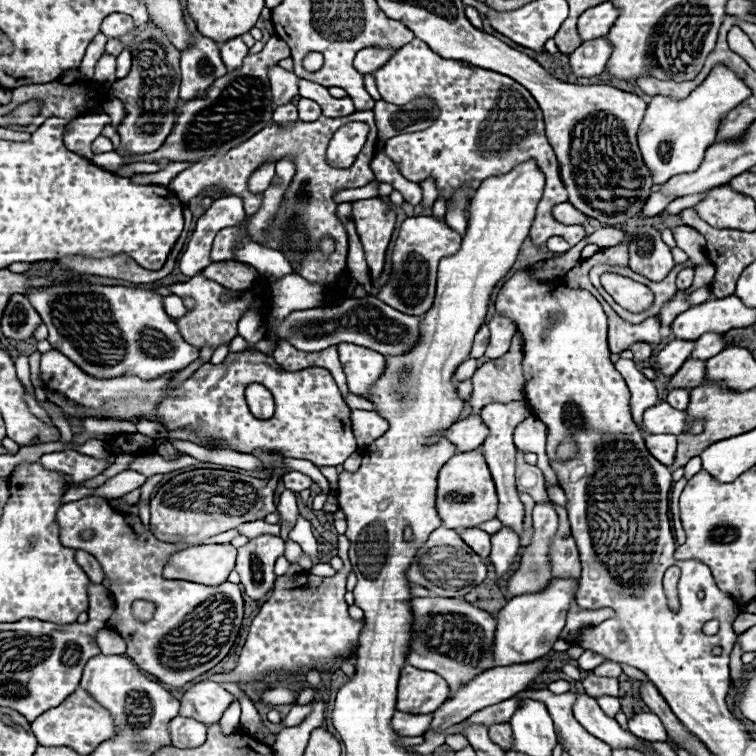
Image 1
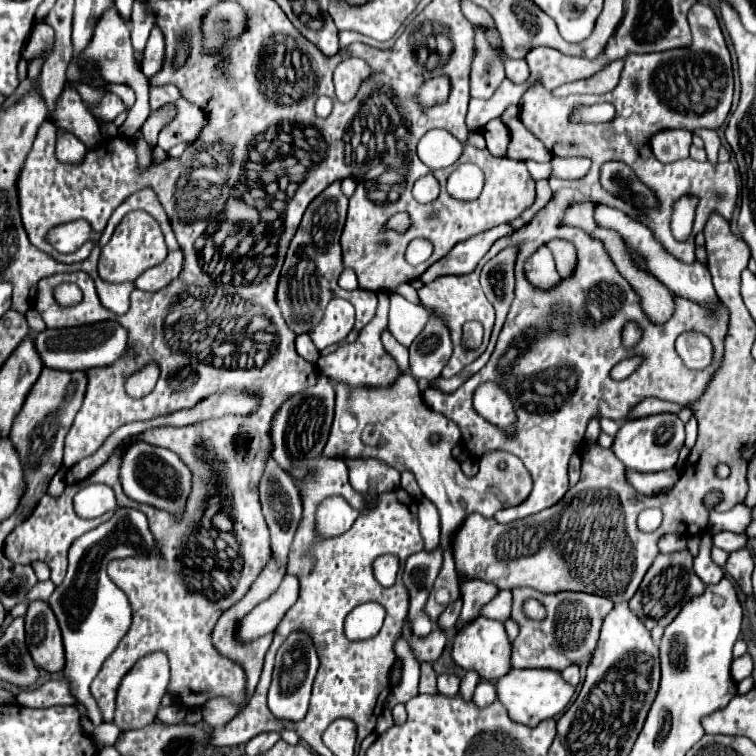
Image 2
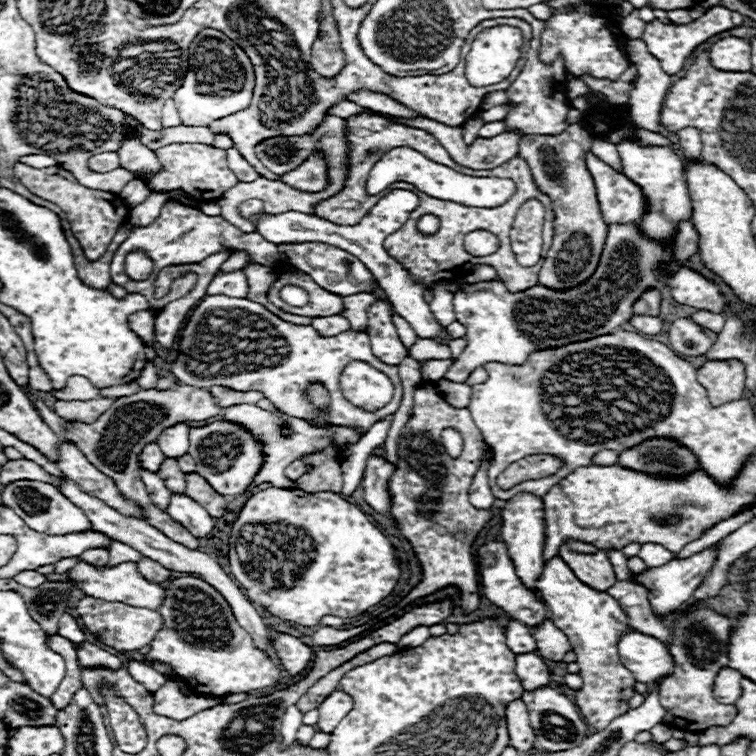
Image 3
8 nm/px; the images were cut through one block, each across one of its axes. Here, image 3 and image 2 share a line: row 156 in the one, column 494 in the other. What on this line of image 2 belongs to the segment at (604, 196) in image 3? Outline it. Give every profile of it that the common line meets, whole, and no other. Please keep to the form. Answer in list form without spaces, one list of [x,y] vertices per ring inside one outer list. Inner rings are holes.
[[[464,580],[464,582],[460,582],[460,590],[462,590],[464,606],[462,606],[462,614],[460,614],[452,634],[456,634],[462,626],[470,624],[472,620],[480,618],[482,606],[486,606],[498,594],[498,588],[494,584],[488,584],[482,580]]]

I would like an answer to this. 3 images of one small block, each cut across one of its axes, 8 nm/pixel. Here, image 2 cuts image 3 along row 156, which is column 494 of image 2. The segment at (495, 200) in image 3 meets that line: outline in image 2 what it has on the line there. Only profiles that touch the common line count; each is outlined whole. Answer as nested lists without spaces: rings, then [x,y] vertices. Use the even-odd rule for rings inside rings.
[[[496,382],[480,384],[474,392],[472,406],[486,422],[494,424],[504,434],[512,436],[516,432],[514,404],[504,386],[496,384]]]

